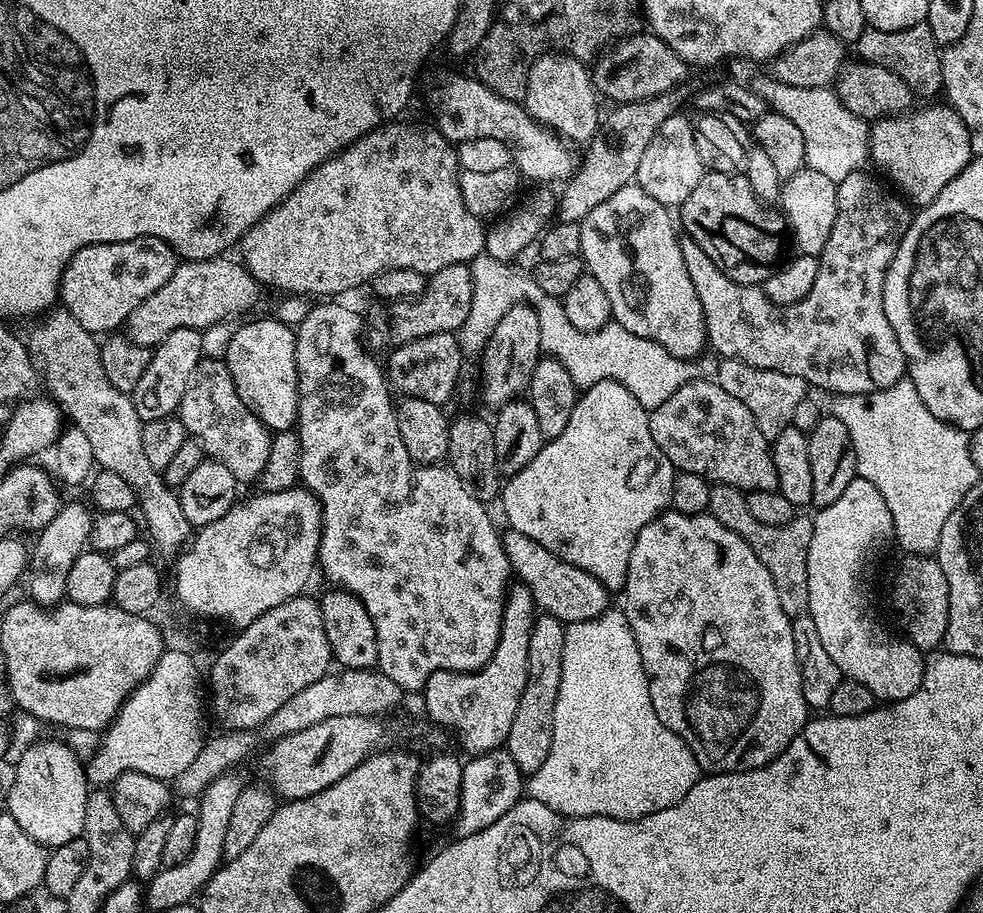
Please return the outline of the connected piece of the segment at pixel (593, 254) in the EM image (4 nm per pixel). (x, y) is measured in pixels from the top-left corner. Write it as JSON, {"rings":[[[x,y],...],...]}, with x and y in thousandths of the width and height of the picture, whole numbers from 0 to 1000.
{"rings":[[[644,199],[633,204],[633,208],[621,212],[616,221],[600,230],[600,234],[590,242],[590,280],[597,301],[604,303],[612,318],[616,318],[626,354],[641,361],[641,366],[649,366],[649,370],[661,370],[661,375],[669,375],[690,392],[707,394],[717,384],[720,363],[716,356],[714,331],[710,331],[710,322],[706,322],[706,309],[702,309],[702,300],[698,300],[698,287],[694,287],[692,258],[685,233],[683,237],[680,232],[683,231],[678,225],[669,221],[669,217],[661,217],[661,212],[657,212],[650,202]]]}

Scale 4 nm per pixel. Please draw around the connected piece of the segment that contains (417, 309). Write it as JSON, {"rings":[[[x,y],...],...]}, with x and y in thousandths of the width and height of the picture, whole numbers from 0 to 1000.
{"rings":[[[476,289],[450,291],[450,296],[434,303],[429,322],[425,322],[422,329],[404,329],[398,334],[395,364],[403,377],[433,370],[437,366],[467,365],[474,344],[478,342],[478,326],[482,326],[479,292]]]}

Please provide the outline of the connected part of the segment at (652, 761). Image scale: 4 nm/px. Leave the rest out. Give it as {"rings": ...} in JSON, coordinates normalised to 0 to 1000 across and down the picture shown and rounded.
{"rings":[[[620,668],[608,677],[577,685],[572,708],[572,747],[568,751],[568,769],[564,769],[564,813],[555,835],[540,847],[536,871],[573,894],[648,898],[698,874],[713,850],[712,837],[699,813],[665,782],[653,716],[649,716],[649,703],[645,703],[634,669]]]}

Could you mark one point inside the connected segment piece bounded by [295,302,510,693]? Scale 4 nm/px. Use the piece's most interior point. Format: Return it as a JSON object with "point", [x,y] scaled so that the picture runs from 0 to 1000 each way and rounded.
{"point":[426,604]}

